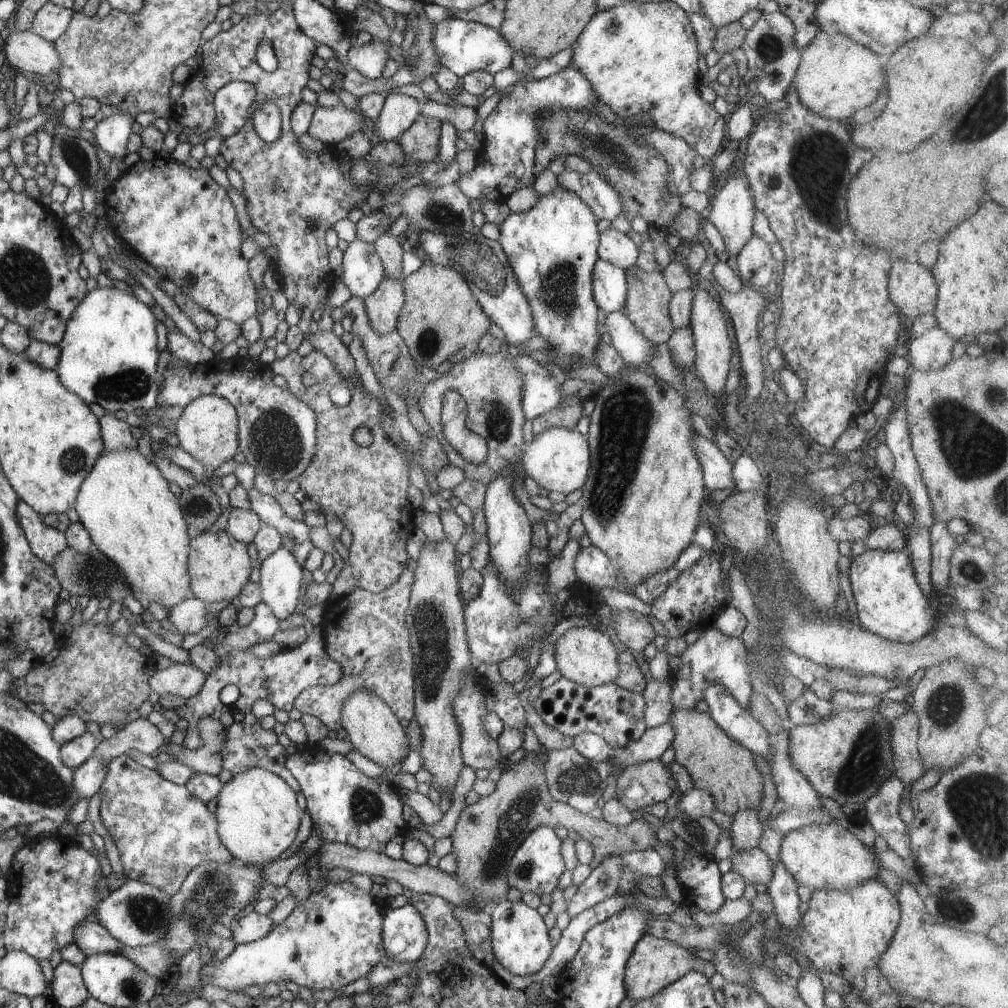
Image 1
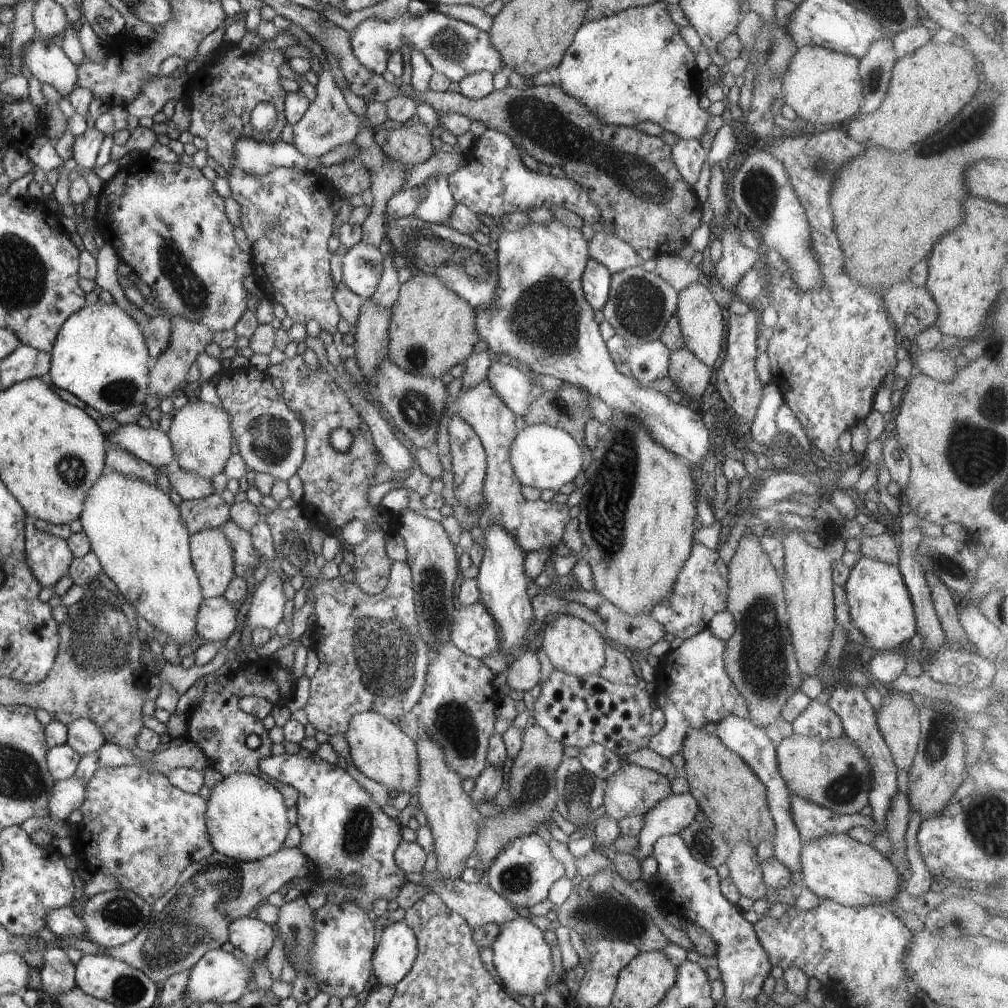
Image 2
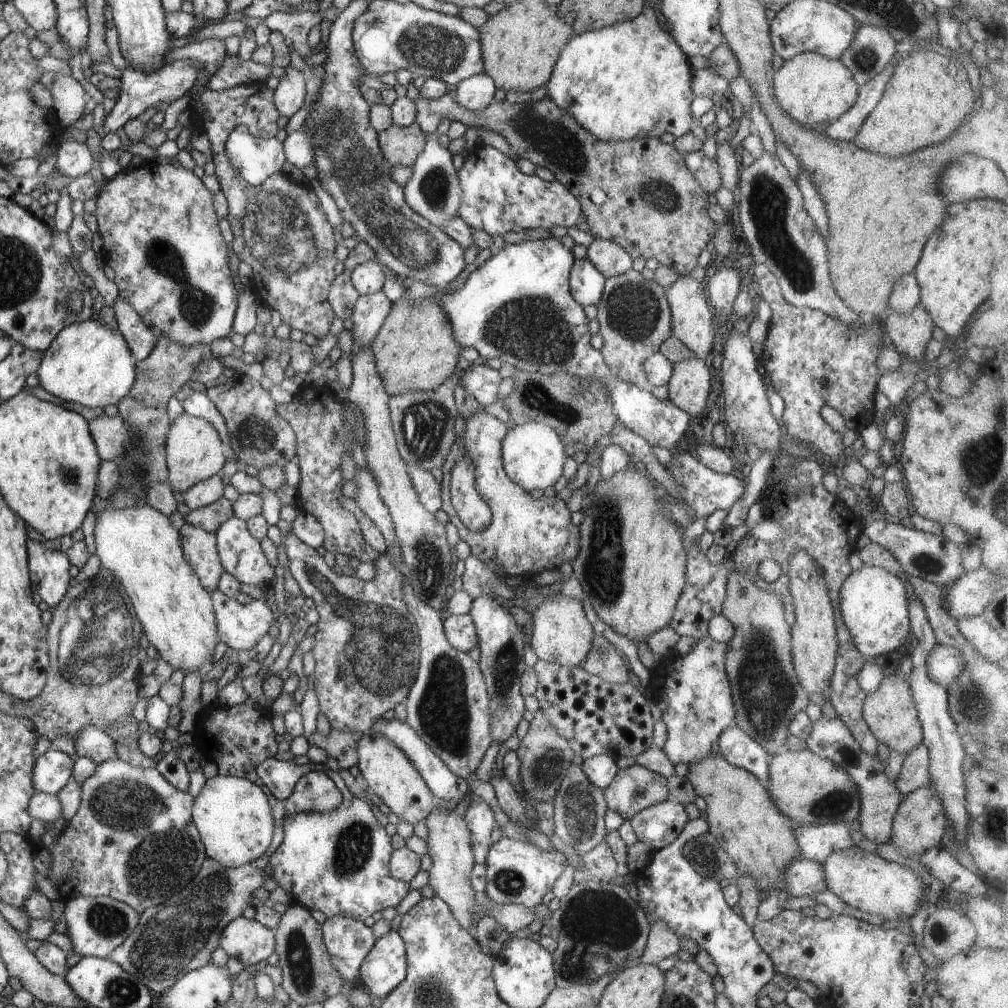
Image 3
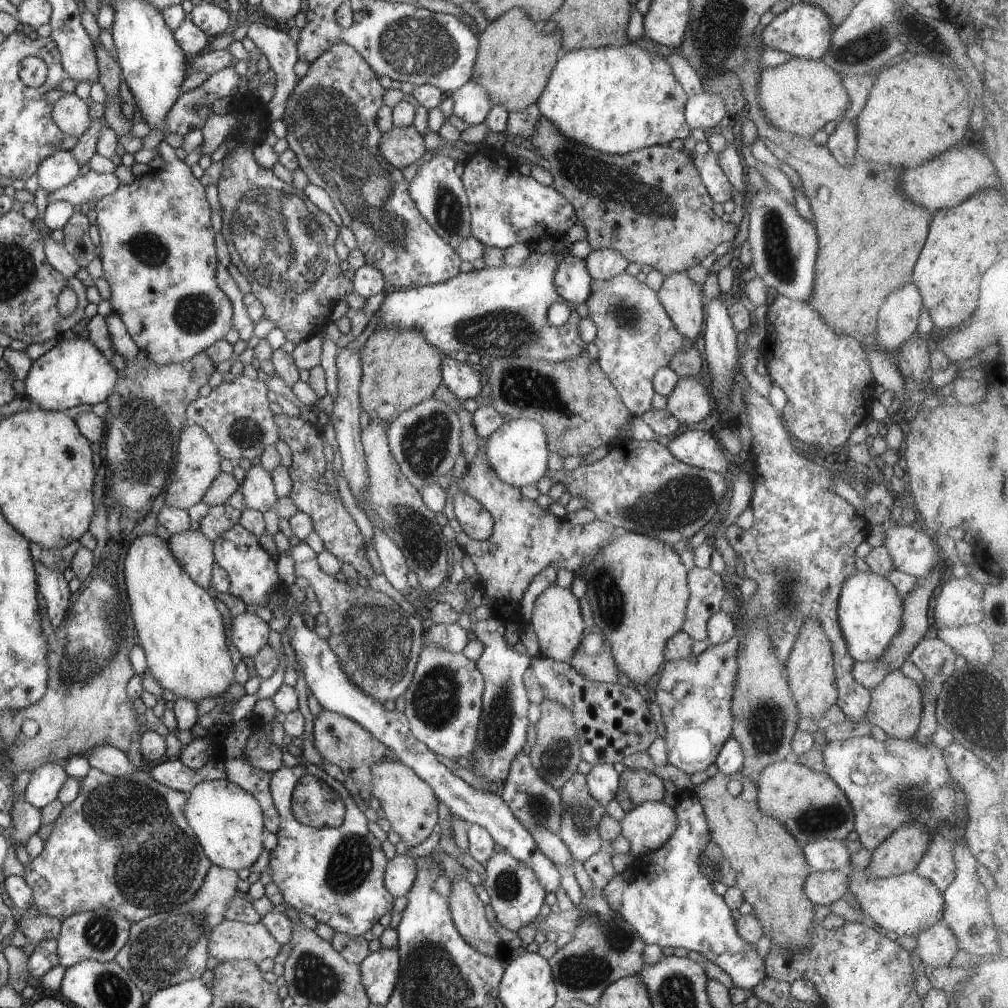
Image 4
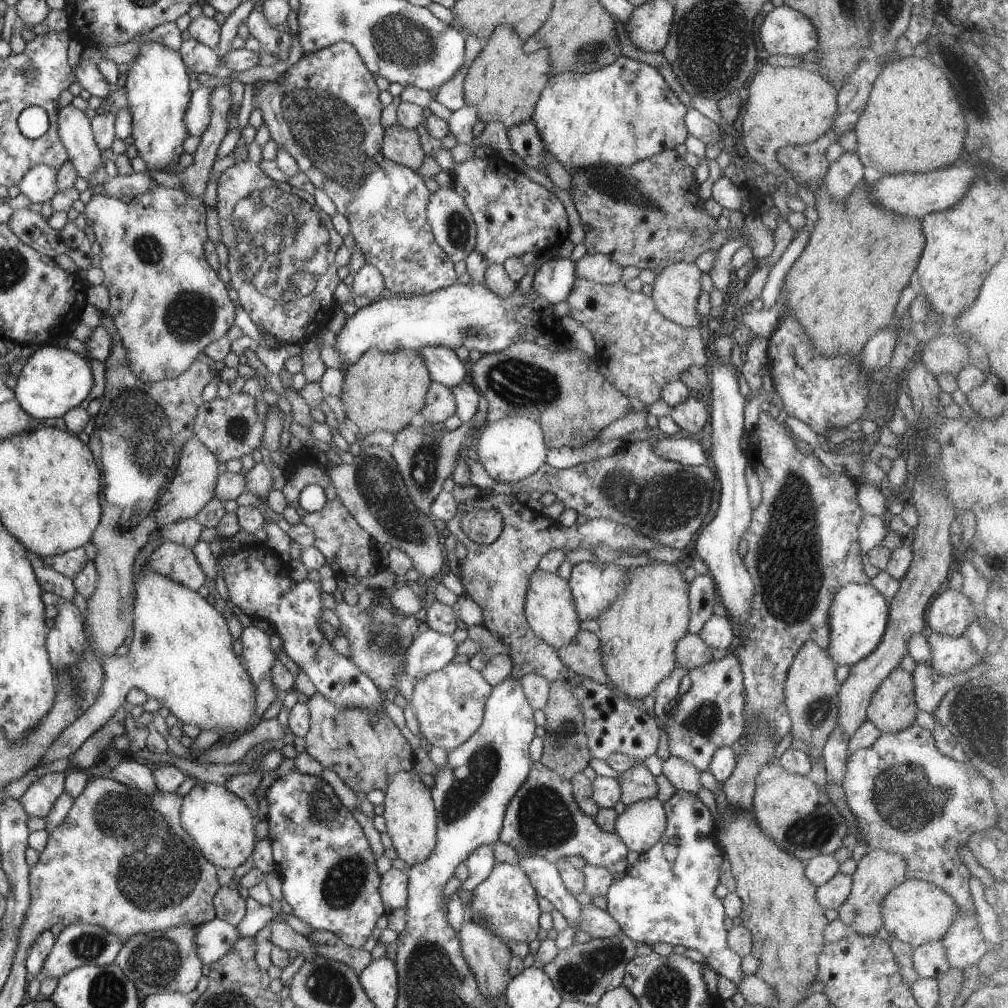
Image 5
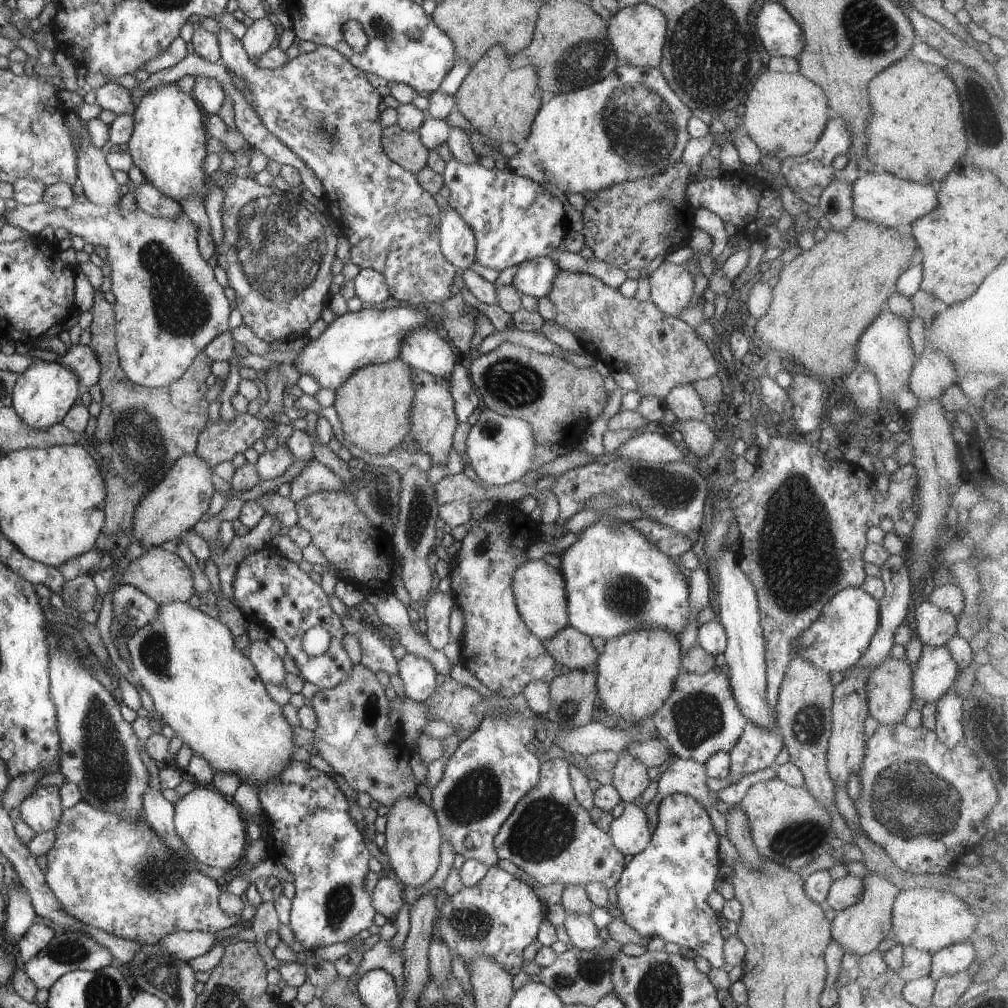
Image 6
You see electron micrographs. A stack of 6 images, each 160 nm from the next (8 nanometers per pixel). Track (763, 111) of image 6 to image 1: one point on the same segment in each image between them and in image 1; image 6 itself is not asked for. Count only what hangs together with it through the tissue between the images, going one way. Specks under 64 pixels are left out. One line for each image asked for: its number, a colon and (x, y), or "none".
1: (836, 77)
2: (824, 87)
3: (812, 89)
4: (799, 97)
5: (786, 106)

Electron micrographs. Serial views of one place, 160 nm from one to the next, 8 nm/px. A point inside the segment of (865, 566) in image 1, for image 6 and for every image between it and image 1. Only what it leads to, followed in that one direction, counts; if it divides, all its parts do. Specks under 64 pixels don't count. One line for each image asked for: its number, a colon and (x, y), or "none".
2: (881, 608)
3: (873, 603)
4: (869, 608)
5: (858, 616)
6: (834, 642)

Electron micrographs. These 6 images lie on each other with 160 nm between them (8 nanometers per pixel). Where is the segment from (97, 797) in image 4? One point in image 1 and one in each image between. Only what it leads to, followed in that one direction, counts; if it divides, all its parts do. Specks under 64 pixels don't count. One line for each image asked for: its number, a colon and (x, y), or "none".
1: (162, 832)
2: (136, 827)
3: (133, 838)

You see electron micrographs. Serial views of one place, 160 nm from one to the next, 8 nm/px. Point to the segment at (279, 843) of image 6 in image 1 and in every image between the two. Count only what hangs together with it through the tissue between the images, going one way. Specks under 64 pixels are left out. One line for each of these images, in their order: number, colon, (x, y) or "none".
1: (347, 806)
2: (344, 834)
3: (337, 862)
4: (336, 874)
5: (329, 876)

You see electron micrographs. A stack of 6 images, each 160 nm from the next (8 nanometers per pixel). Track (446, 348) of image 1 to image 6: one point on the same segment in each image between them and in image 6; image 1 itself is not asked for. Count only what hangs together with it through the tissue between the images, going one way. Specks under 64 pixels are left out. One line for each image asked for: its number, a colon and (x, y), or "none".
2: (431, 329)
3: (414, 350)
4: (399, 369)
5: (381, 391)
6: (373, 405)

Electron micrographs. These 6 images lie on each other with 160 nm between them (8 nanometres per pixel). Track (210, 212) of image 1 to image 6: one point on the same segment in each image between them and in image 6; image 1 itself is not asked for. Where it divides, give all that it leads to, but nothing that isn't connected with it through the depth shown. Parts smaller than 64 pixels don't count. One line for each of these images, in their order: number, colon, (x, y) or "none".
2: (165, 220)
3: (160, 234)
4: (157, 248)
5: (168, 304)
6: (170, 303)

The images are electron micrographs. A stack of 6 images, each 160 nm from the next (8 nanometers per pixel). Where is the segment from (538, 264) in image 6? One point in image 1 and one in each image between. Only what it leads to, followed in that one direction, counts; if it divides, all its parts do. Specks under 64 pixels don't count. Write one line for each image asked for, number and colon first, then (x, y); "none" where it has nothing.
1: (610, 289)
2: (596, 279)
3: (586, 284)
4: (572, 281)
5: (553, 281)

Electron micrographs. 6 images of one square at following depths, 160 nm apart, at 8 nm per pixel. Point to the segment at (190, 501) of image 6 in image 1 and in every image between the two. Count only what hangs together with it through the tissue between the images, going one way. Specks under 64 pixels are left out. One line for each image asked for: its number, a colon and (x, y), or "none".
1: (207, 429)
2: (200, 433)
3: (194, 450)
4: (199, 460)
5: (193, 486)

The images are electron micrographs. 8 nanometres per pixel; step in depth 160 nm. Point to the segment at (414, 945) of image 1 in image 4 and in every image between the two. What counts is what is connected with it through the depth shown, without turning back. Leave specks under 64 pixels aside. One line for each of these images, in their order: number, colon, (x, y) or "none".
2: (394, 955)
3: (384, 968)
4: (379, 971)

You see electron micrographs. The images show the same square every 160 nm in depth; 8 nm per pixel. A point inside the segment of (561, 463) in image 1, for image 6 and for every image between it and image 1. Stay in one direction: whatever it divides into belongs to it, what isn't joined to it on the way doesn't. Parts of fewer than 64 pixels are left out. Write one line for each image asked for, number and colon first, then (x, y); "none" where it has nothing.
2: (545, 457)
3: (533, 454)
4: (518, 451)
5: (510, 449)
6: (500, 449)

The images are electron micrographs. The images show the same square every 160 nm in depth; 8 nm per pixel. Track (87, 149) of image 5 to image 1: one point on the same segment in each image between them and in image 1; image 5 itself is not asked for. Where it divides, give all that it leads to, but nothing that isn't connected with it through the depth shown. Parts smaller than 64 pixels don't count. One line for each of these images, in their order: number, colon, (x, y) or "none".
1: (33, 55)
2: (47, 62)
3: (69, 98)
4: (70, 112)

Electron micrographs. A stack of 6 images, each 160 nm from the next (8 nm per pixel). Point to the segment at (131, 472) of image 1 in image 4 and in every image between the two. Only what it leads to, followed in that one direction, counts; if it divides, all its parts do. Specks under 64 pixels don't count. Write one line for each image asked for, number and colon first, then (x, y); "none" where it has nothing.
2: (136, 531)
3: (140, 546)
4: (181, 627)

